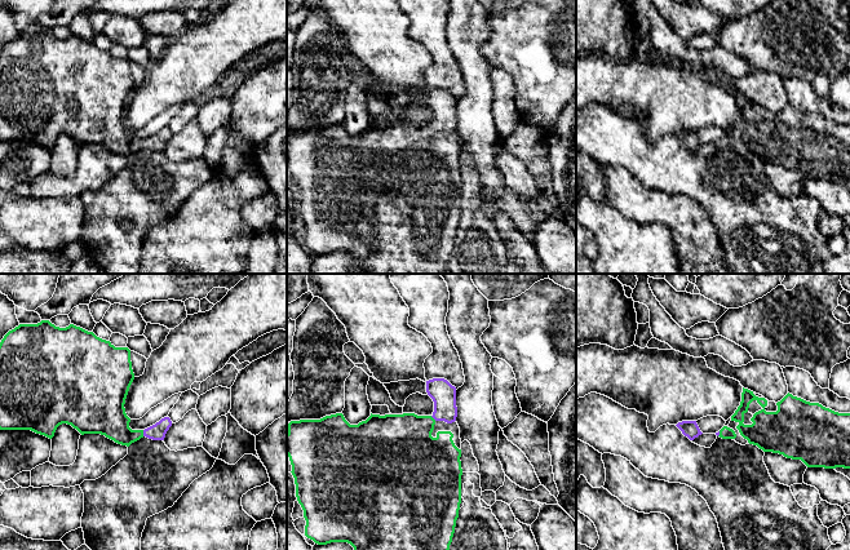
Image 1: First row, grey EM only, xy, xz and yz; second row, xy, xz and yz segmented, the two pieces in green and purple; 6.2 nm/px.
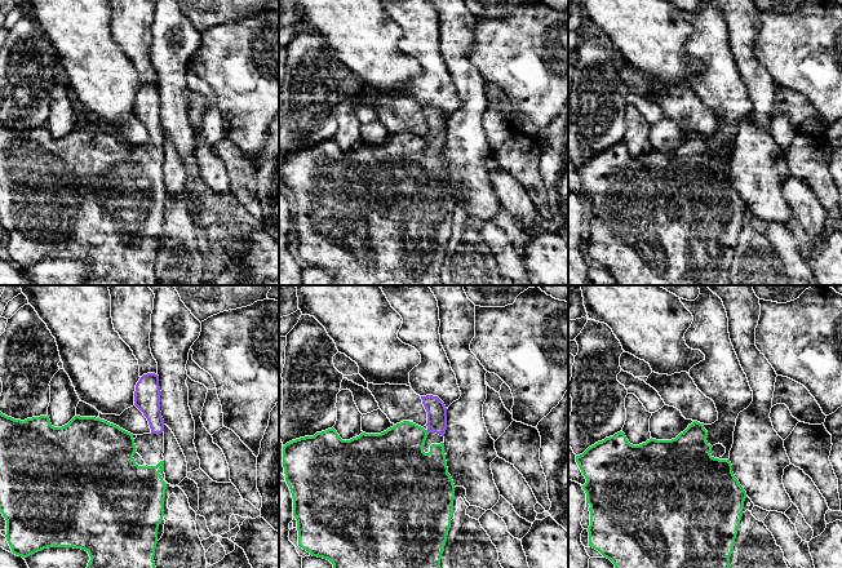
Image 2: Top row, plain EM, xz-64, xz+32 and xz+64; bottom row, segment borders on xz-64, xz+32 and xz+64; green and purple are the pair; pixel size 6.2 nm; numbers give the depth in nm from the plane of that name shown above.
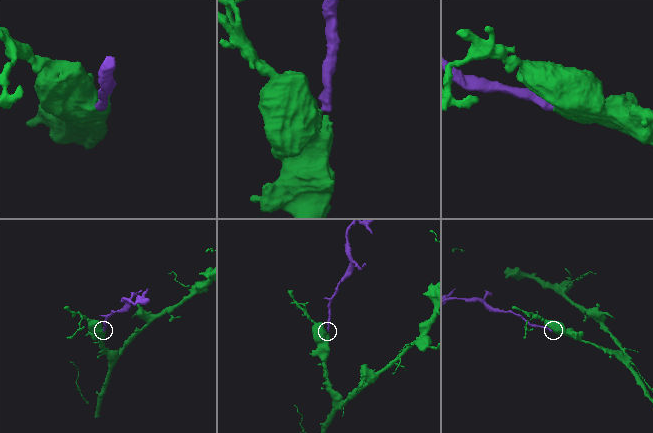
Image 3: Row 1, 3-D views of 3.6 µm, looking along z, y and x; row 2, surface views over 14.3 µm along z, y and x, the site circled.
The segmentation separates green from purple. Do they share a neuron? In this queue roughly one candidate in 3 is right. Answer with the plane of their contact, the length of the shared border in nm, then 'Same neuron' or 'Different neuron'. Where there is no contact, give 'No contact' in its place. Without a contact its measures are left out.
Touches green in xy. Shared border 40 nm. Same neuron

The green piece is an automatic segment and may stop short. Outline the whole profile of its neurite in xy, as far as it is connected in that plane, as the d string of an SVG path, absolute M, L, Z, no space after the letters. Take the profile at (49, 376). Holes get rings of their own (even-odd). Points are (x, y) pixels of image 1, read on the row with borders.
M49 320L37 324L19 324L0 342L0 430L31 430L49 439L62 423L71 425L81 435L101 434L118 444L129 447L146 436L164 440L172 426L169 417L161 418L145 430L132 430L125 413L125 399L134 380L128 347L115 347L110 341L97 337L80 327L70 324L59 328Z

